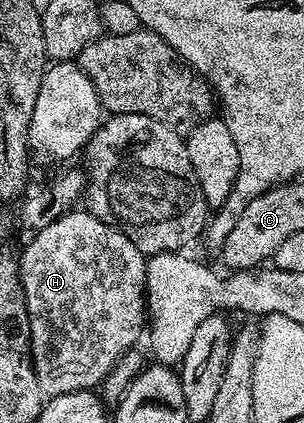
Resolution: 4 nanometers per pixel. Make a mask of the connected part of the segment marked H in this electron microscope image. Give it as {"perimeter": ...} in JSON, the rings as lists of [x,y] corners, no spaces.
{"perimeter":[[[72,210],[56,217],[51,223],[39,229],[35,236],[19,253],[20,280],[23,282],[23,292],[26,294],[27,312],[31,318],[32,336],[32,361],[35,366],[35,374],[38,376],[39,385],[42,386],[45,395],[49,397],[61,396],[64,393],[74,393],[95,389],[102,383],[113,368],[119,357],[131,349],[140,334],[143,333],[146,322],[146,291],[145,266],[147,259],[120,230],[108,223],[102,222],[97,216],[87,210],[76,212]]]}

